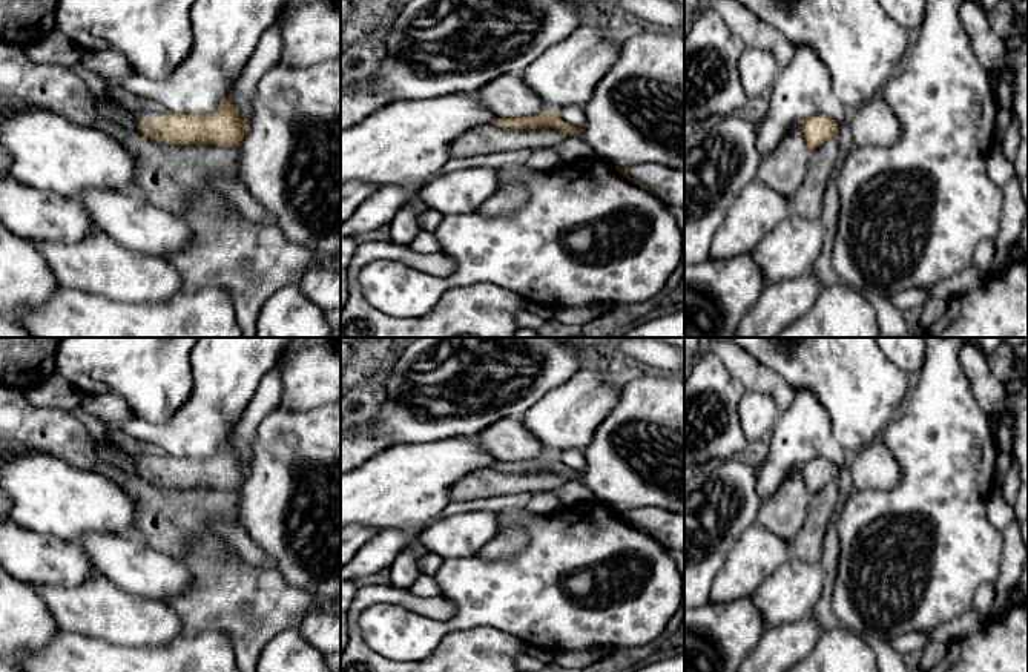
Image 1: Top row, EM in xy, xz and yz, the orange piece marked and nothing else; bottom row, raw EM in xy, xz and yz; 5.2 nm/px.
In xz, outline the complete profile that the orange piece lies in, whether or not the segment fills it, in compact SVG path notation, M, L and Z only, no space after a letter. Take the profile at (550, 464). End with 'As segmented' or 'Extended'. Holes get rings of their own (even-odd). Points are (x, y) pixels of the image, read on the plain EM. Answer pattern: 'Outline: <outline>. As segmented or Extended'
Outline: M558 457L523 462L496 462L493 468L463 476L450 489L451 502L485 497L552 491L568 480L580 480L582 473L565 466Z. Extended

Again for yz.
Outline: M813 459L799 473L810 499L792 554L804 563L816 563L822 557L825 529L839 497L839 466L827 459Z. Extended

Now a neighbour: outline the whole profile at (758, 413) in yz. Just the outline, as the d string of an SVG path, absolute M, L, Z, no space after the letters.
M746 391L740 399L740 425L749 443L772 431L778 414L776 404L767 394Z

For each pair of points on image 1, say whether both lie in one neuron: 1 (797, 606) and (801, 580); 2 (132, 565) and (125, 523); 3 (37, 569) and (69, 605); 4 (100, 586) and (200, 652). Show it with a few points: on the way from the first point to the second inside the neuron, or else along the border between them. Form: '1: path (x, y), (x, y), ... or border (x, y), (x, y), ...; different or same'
1: path (797, 600), (797, 586); same
2: border (89, 533), (137, 534); different
3: border (89, 579), (75, 586), (39, 586), (36, 589); different
4: border (186, 632), (163, 645), (141, 646); different

